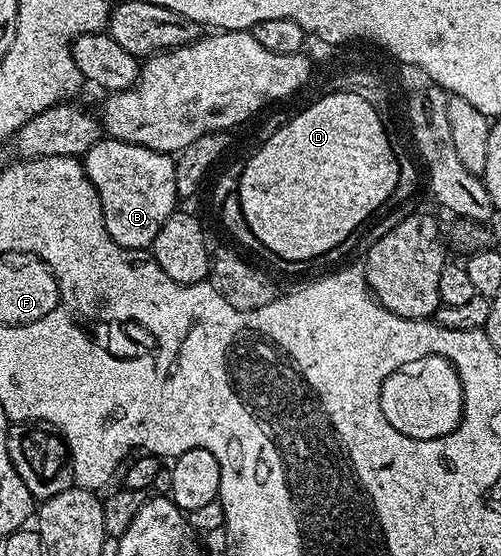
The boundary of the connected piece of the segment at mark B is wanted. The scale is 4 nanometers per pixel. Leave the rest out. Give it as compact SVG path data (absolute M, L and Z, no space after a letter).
M103 137L99 139L92 149L88 149L84 156L86 178L90 180L90 186L100 197L100 205L104 213L104 225L116 241L116 245L127 247L133 251L140 251L149 248L153 244L156 233L168 221L168 217L176 209L176 201L180 196L176 189L176 159L173 154L156 149L148 149L144 145L132 145L128 141L120 141Z

